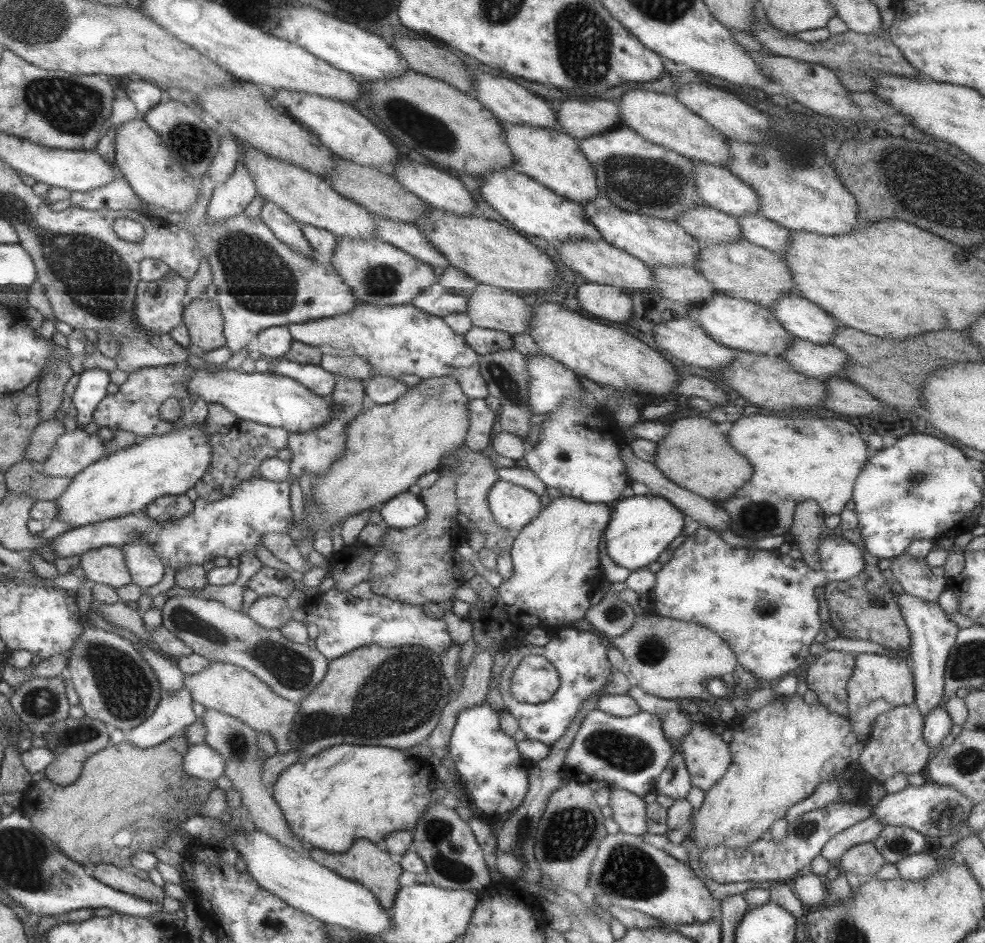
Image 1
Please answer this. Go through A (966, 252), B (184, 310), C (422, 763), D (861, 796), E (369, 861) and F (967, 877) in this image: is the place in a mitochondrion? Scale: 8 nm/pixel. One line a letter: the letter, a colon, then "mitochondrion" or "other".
A: other
B: other
C: other
D: other
E: other
F: other

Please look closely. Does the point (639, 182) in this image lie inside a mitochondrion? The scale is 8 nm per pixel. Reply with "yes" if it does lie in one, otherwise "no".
yes

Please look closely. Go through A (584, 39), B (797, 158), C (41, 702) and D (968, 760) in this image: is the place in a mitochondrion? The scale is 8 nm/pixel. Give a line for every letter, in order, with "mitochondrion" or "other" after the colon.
A: mitochondrion
B: mitochondrion
C: mitochondrion
D: mitochondrion

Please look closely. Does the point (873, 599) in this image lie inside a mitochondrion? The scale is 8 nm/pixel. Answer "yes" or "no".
yes

